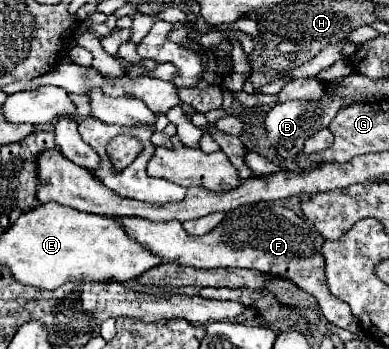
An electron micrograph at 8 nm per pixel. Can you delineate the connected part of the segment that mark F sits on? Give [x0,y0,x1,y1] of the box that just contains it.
[120,202,360,332]

